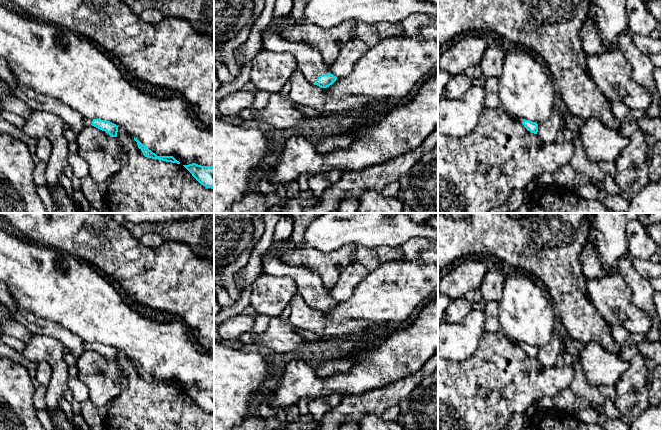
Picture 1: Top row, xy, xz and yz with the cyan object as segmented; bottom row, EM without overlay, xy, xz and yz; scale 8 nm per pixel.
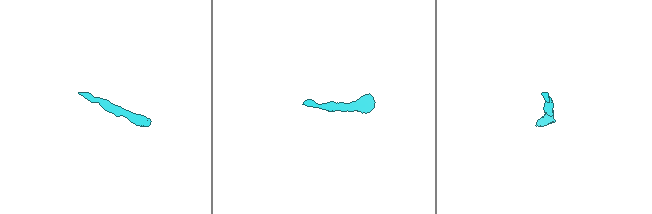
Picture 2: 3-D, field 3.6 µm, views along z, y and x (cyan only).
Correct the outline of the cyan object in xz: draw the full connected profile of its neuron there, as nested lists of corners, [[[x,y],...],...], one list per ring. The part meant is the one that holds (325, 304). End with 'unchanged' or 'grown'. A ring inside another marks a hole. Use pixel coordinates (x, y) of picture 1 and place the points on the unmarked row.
[[[262,255],[261,259],[265,273],[293,278],[299,290],[298,294],[310,307],[327,312],[337,304],[336,300],[324,292],[321,277],[313,270],[304,266],[290,266],[280,259],[265,255]]]; grown

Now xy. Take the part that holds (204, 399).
[[[196,387],[183,390],[200,408],[206,412],[214,413],[214,390],[201,390]]]; unchanged

